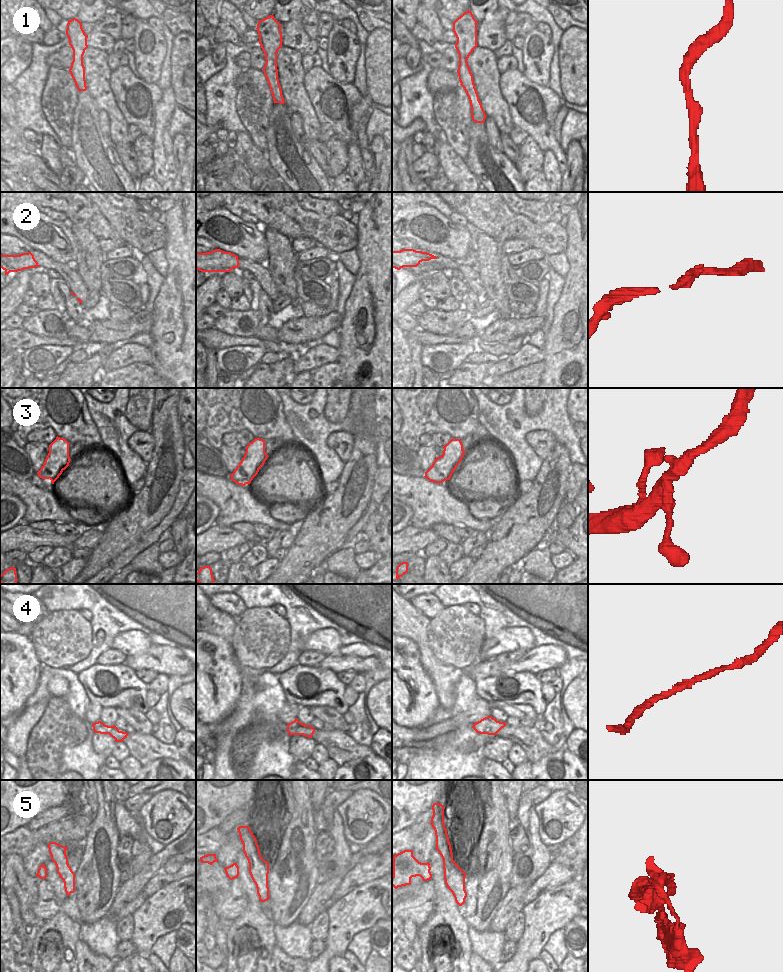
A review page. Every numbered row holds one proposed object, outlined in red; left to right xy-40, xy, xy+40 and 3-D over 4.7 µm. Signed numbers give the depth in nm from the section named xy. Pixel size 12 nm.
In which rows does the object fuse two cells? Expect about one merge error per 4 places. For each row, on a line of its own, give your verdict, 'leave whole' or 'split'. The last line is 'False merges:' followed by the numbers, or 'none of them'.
1: leave whole
2: leave whole
3: leave whole
4: split
5: split
False merges: 4, 5

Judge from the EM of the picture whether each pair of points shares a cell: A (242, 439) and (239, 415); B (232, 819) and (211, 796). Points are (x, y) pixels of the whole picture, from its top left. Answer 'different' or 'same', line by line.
A: different
B: different

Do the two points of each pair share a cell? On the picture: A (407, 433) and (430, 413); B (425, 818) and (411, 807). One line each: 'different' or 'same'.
A: same
B: different

